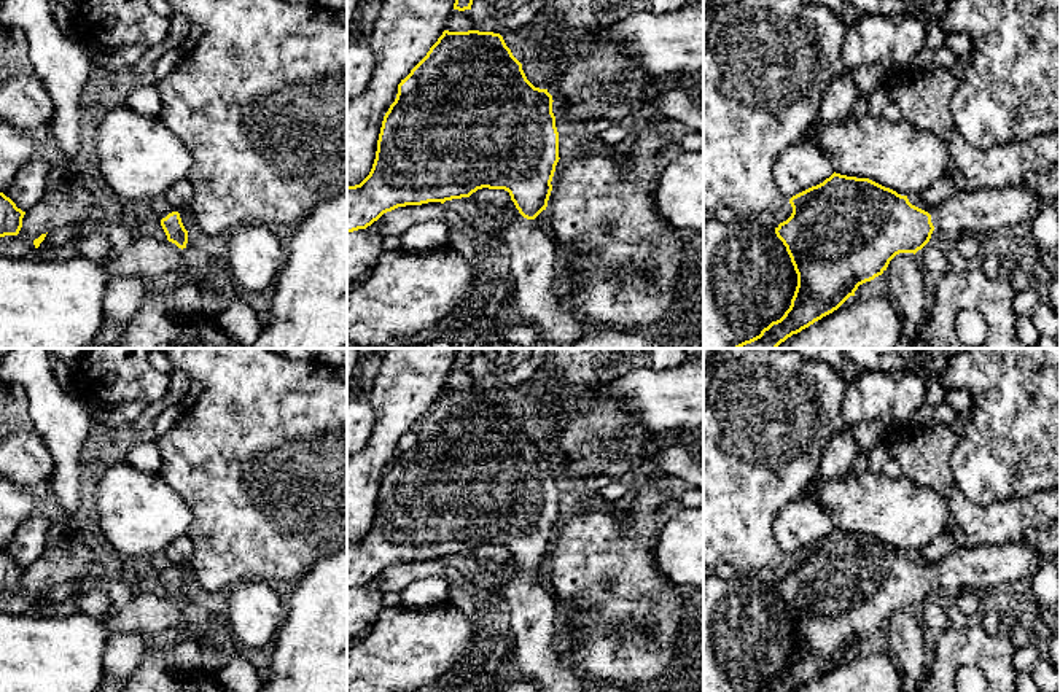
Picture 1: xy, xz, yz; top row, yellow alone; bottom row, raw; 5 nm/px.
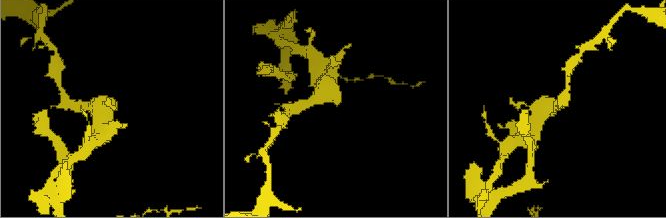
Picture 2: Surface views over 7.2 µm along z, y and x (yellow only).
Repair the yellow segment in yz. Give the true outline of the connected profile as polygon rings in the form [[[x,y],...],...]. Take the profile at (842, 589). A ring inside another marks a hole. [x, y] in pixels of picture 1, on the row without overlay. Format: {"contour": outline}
{"contour": [[[832,530],[823,539],[789,555],[791,573],[775,584],[786,603],[797,643],[785,671],[772,678],[759,692],[793,692],[837,667],[859,641],[882,632],[899,609],[917,609],[931,595],[934,585],[960,593],[980,592],[1017,579],[1031,577],[1047,562],[1023,544],[996,547],[960,547],[929,570],[912,562],[907,552],[885,544],[869,535]]]}

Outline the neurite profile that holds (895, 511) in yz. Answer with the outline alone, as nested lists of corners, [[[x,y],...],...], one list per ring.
[[[869,469],[861,476],[839,479],[813,479],[805,490],[815,493],[831,517],[836,530],[869,535],[901,552],[918,550],[936,536],[949,531],[950,512],[945,500],[931,488],[915,485],[910,479],[891,479]]]

